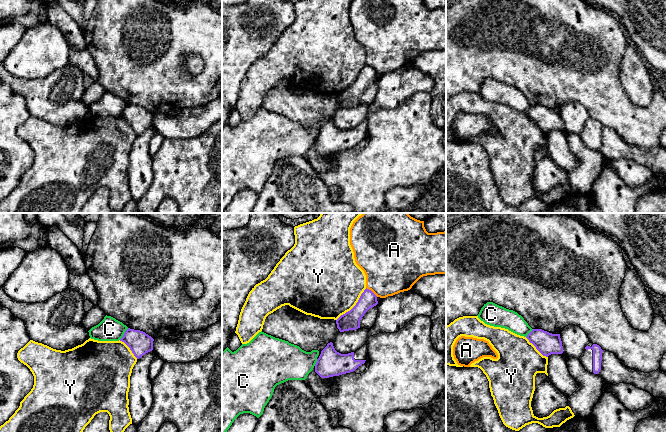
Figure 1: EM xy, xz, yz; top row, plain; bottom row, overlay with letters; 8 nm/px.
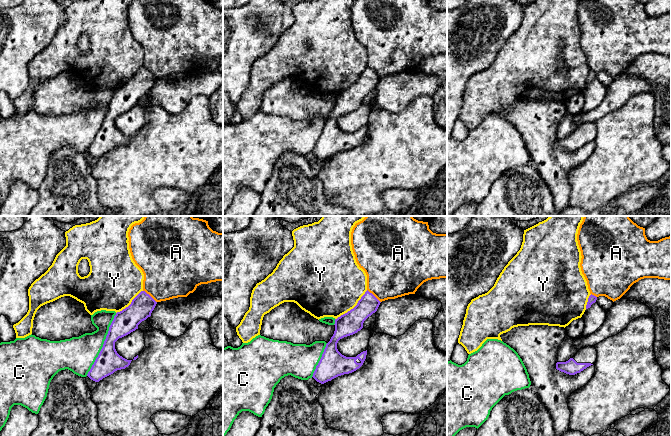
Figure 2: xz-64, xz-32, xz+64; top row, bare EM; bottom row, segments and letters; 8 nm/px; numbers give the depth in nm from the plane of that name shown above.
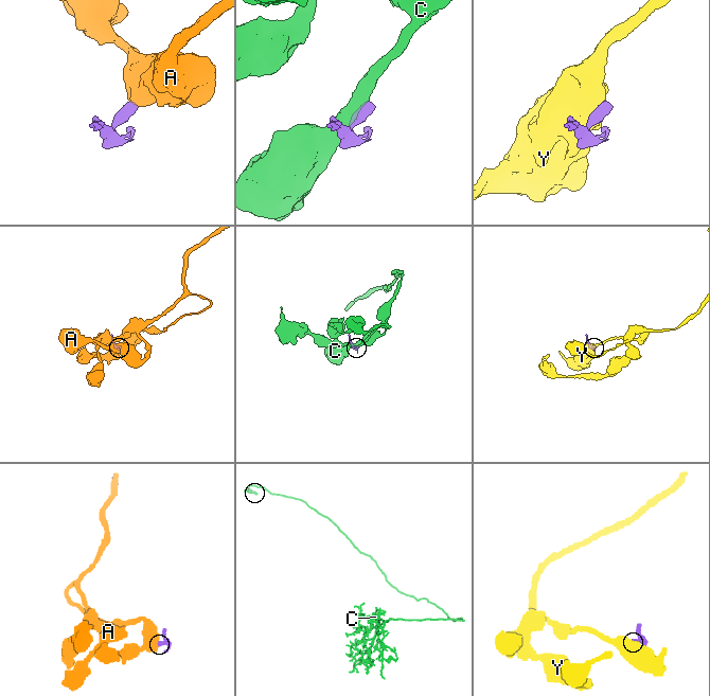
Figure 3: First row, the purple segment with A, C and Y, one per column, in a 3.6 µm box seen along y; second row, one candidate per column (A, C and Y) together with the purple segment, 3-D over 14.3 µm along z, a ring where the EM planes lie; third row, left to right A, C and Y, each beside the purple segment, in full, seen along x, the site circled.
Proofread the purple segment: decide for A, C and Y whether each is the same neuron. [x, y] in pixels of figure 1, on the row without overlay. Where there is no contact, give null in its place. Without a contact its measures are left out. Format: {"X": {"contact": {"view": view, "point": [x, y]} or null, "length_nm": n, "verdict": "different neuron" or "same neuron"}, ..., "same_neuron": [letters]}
{"A": {"contact": {"view": "xz", "point": [371, 67]}, "length_nm": 120, "verdict": "different neuron"}, "C": {"contact": {"view": "xy", "point": [124, 110]}, "length_nm": 120, "verdict": "different neuron"}, "Y": {"contact": {"view": "xz", "point": [354, 82]}, "length_nm": 360, "verdict": "different neuron"}, "same_neuron": []}

